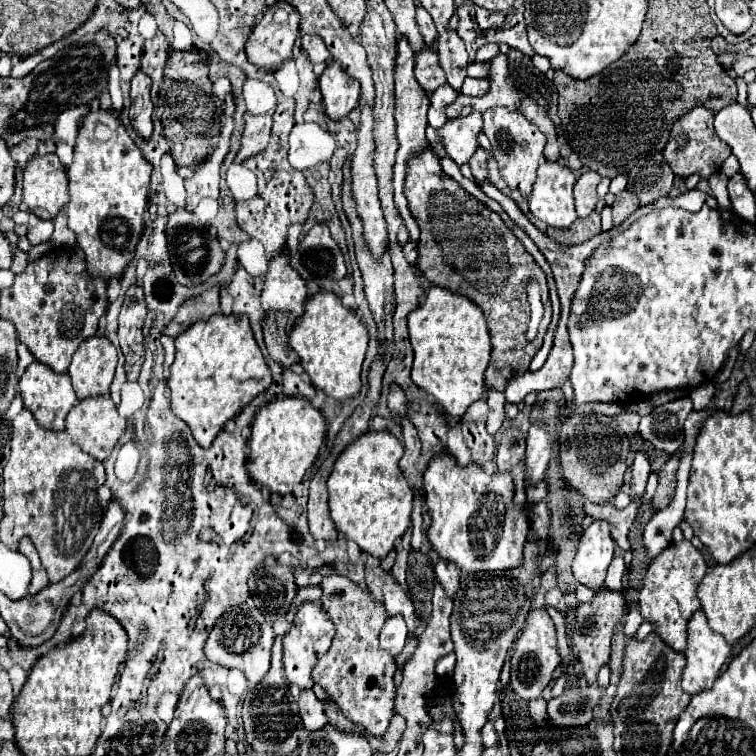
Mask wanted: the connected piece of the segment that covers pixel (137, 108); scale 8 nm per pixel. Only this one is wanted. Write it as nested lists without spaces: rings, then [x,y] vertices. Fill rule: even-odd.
[[[138,70],[132,78],[132,92],[130,92],[130,120],[134,130],[142,138],[150,138],[152,134],[152,100],[150,100],[150,86],[152,78]]]

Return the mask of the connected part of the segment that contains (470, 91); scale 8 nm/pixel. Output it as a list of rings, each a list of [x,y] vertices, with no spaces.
[[[466,78],[460,94],[482,96],[486,90],[488,90],[488,80],[484,80],[484,78]]]

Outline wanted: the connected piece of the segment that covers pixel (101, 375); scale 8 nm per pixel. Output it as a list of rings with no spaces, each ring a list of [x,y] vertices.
[[[92,336],[84,340],[72,356],[72,364],[68,368],[76,396],[82,400],[88,396],[108,394],[116,364],[118,352],[106,336]]]

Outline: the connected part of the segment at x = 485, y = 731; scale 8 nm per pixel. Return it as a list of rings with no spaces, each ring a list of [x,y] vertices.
[[[488,721],[484,725],[484,727],[481,730],[481,738],[486,747],[493,746],[494,744],[497,743],[498,741],[497,730],[492,722]]]

